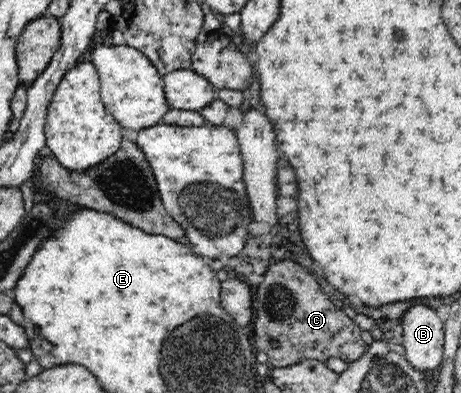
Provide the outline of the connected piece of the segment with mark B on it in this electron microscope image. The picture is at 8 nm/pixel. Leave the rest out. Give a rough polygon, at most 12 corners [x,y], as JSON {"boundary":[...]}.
{"boundary":[[415,303],[401,316],[409,363],[435,369],[444,353],[444,322]]}

